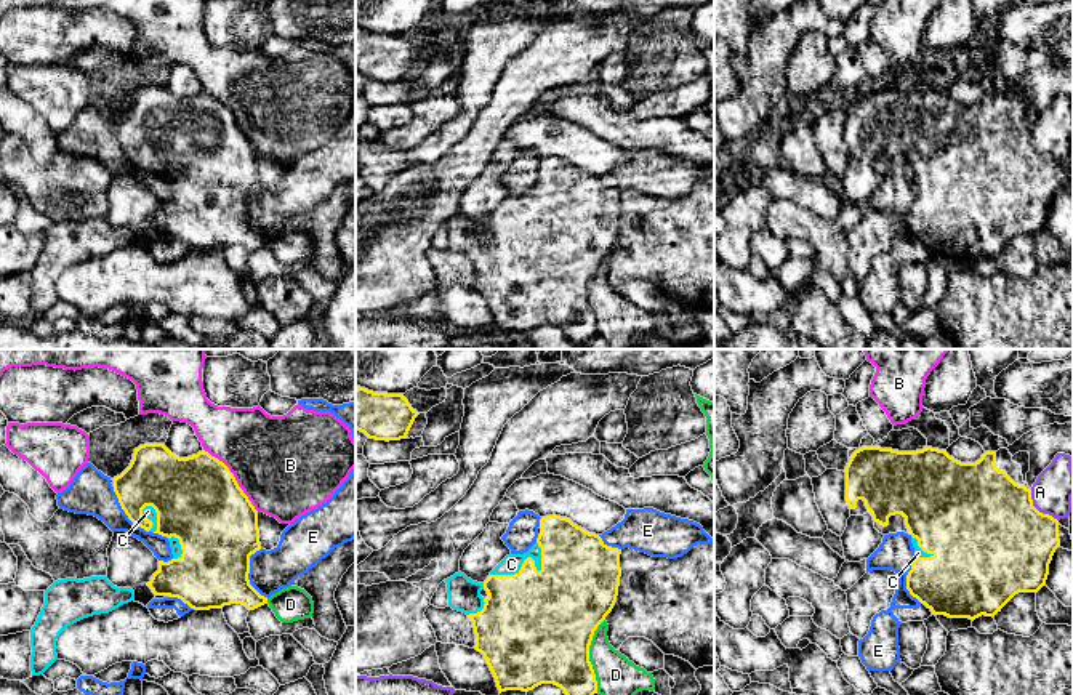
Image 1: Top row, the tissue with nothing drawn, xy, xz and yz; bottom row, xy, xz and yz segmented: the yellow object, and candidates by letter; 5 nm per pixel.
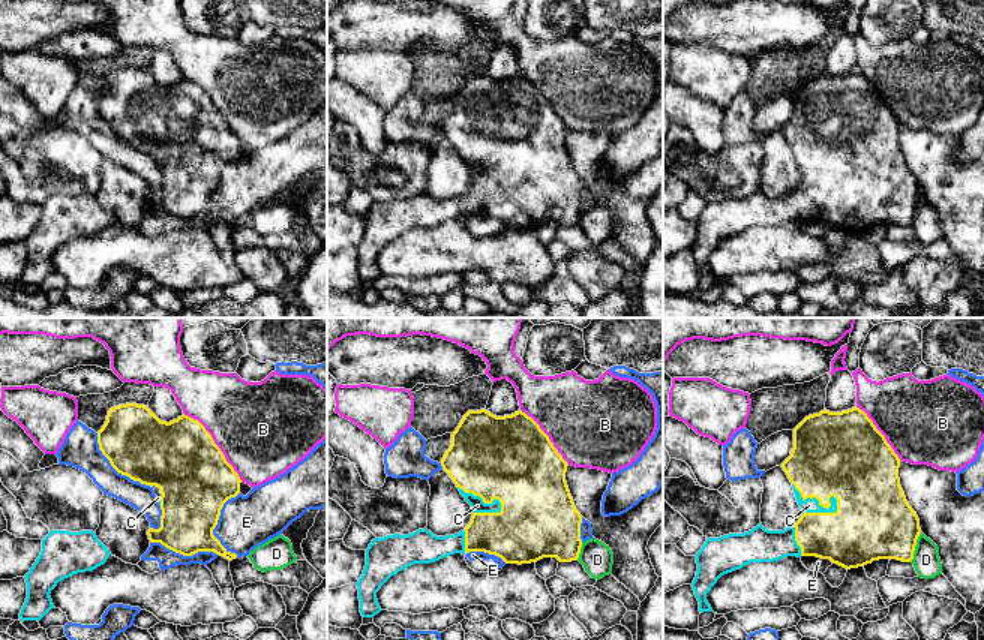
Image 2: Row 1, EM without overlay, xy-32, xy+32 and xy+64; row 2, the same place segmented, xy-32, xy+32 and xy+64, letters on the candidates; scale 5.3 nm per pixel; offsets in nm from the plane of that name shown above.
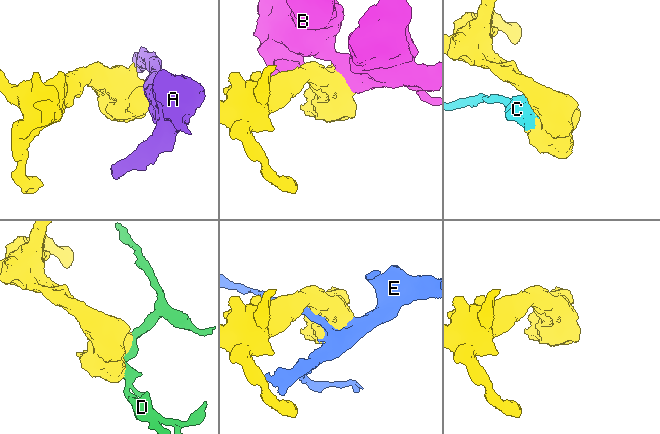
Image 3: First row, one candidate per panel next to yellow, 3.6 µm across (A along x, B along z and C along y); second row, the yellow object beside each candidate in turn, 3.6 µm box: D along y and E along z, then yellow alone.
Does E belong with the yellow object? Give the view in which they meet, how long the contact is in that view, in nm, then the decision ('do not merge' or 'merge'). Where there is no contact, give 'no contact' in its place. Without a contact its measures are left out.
xy | 260 nm | do not merge

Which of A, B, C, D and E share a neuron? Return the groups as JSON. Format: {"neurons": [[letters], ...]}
{"neurons": [["A"], ["B"], ["C"], ["D"], ["E"]]}

